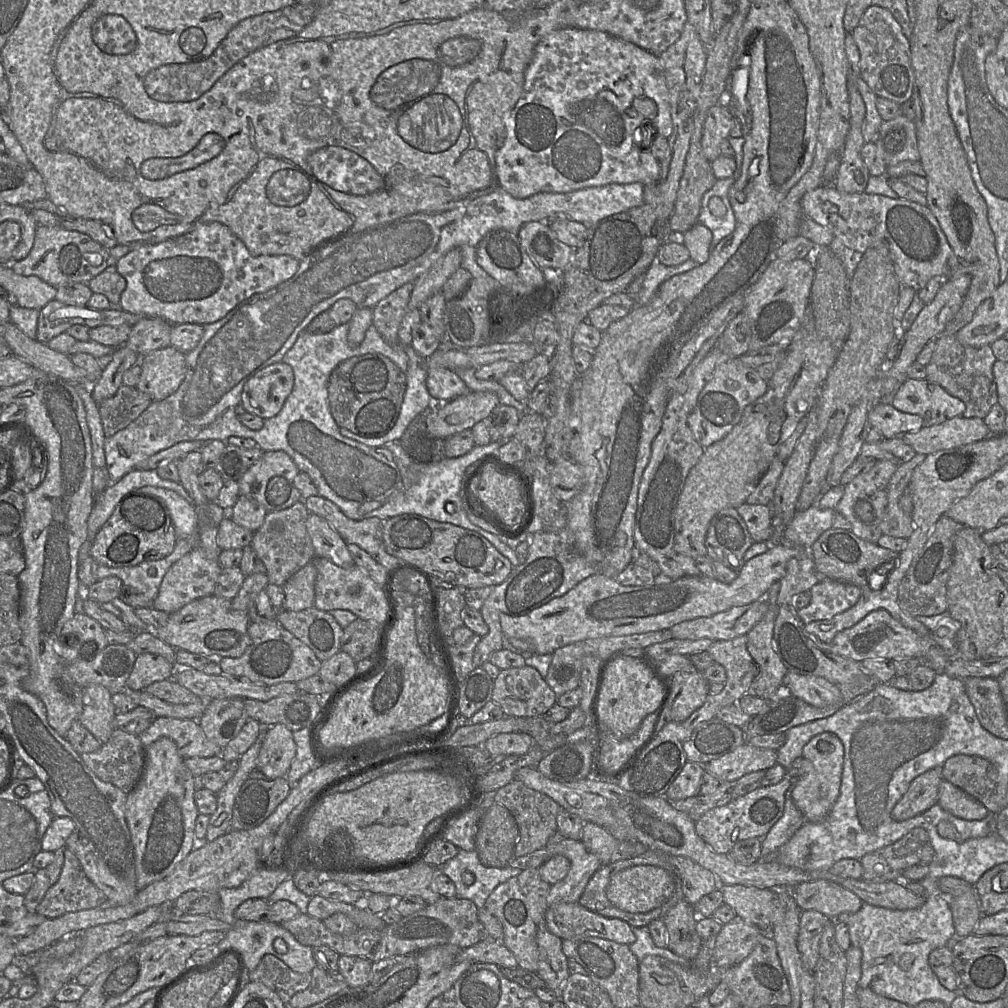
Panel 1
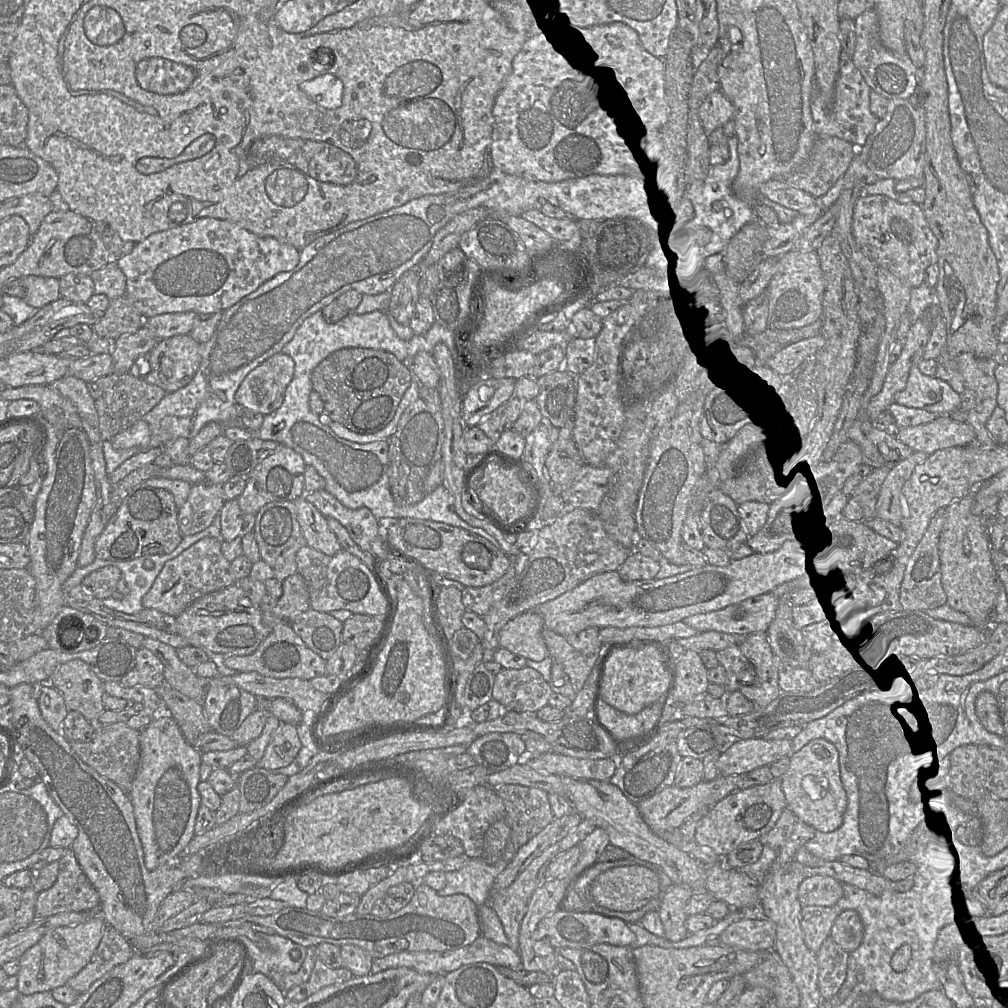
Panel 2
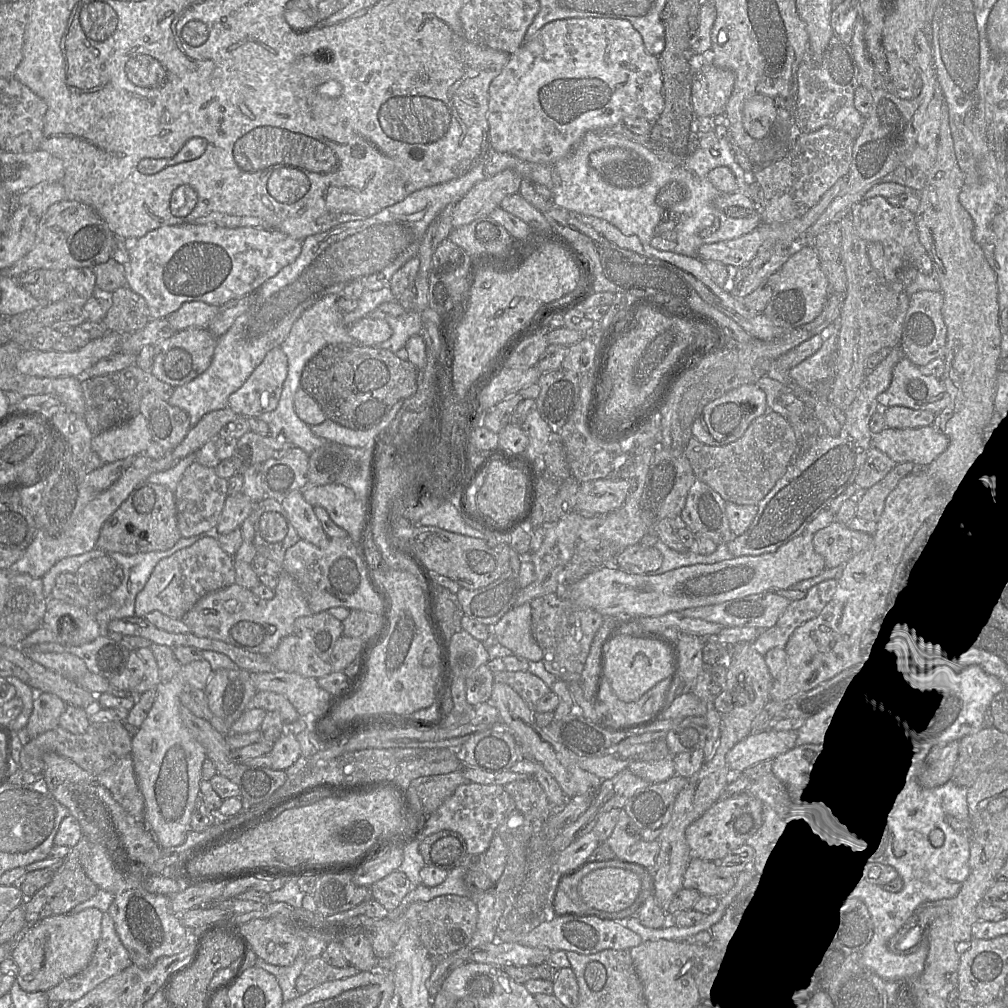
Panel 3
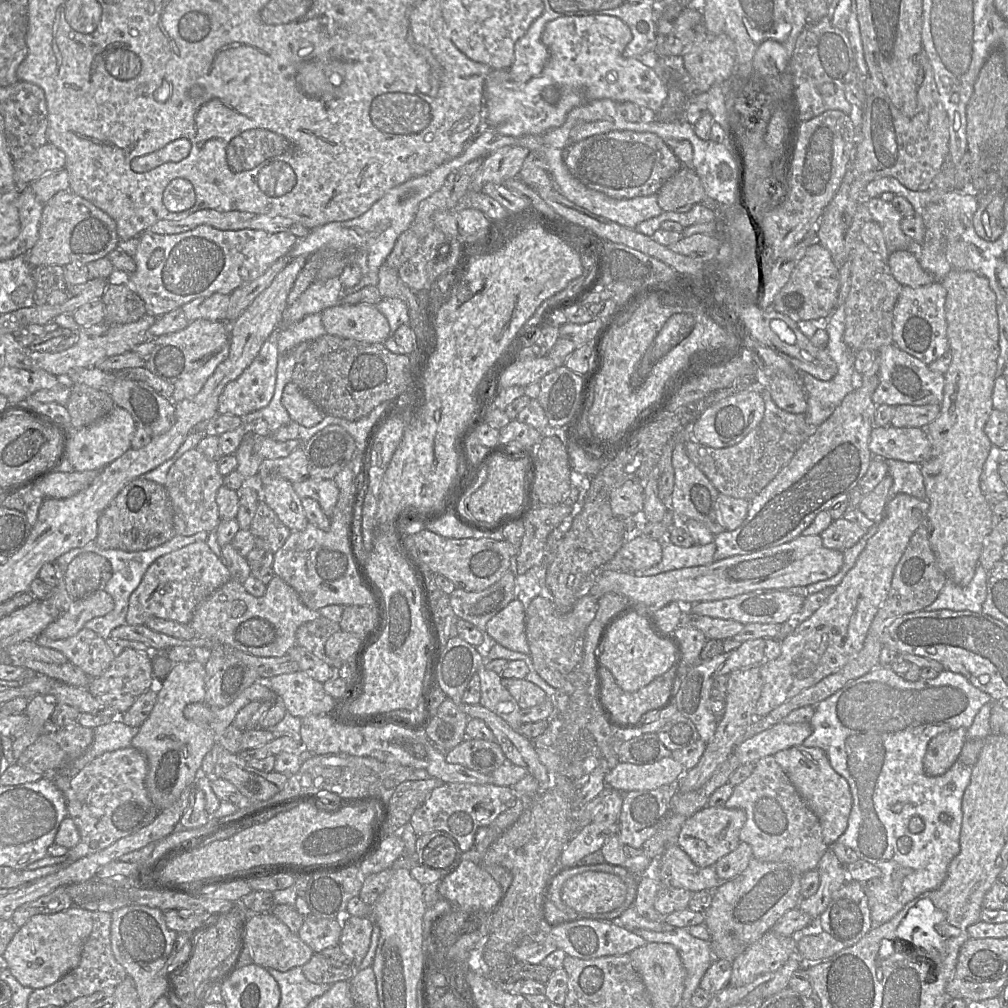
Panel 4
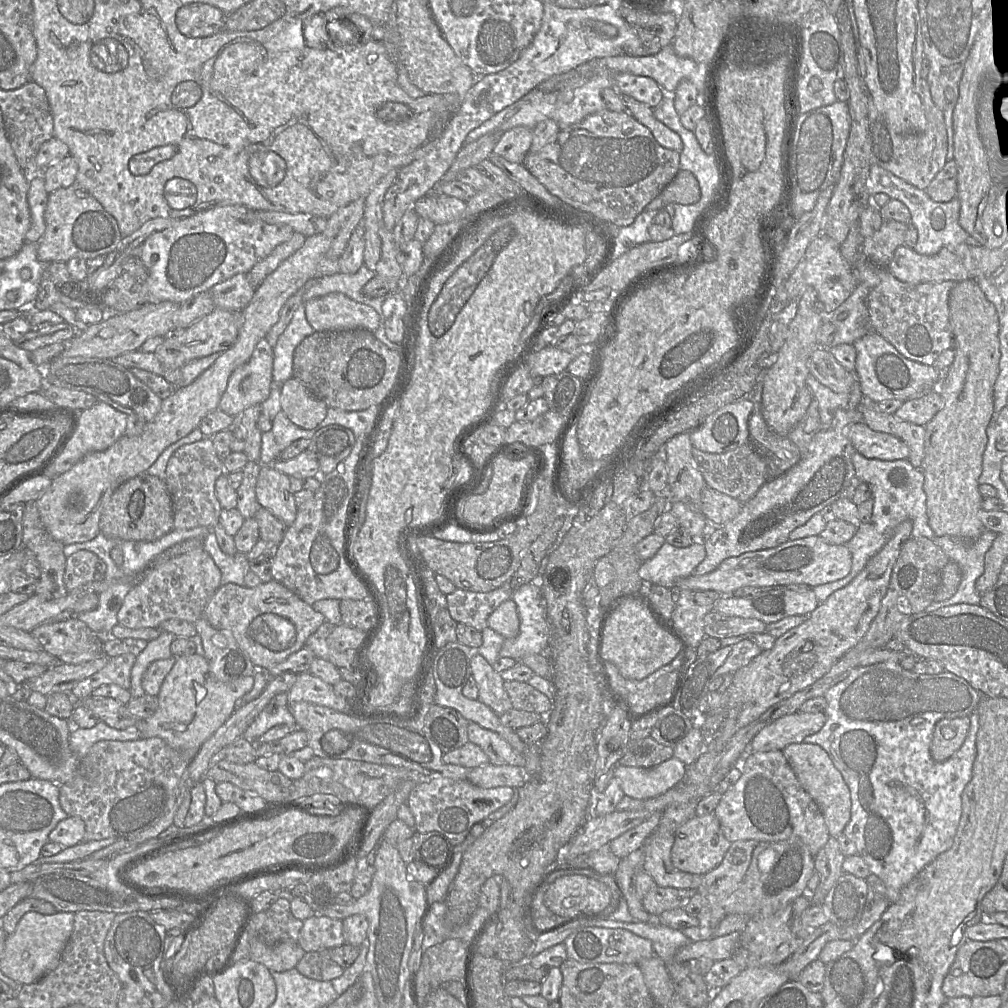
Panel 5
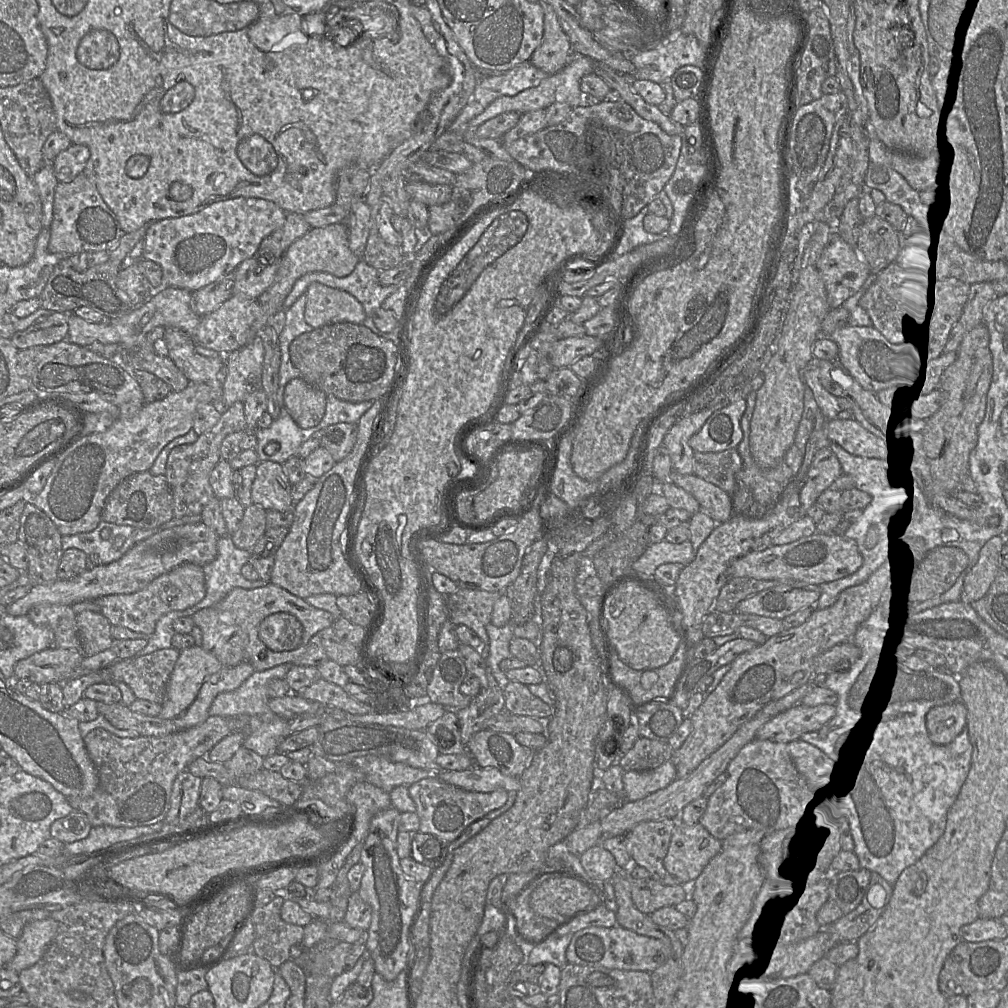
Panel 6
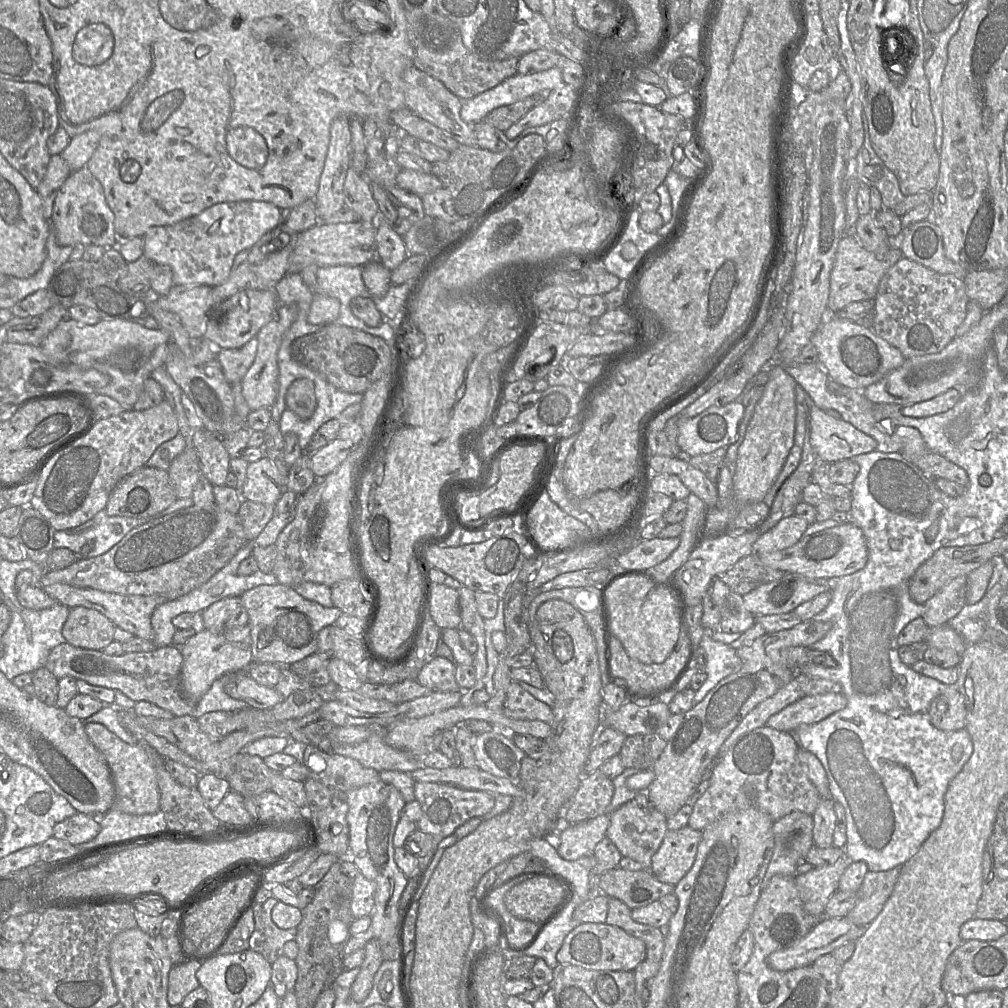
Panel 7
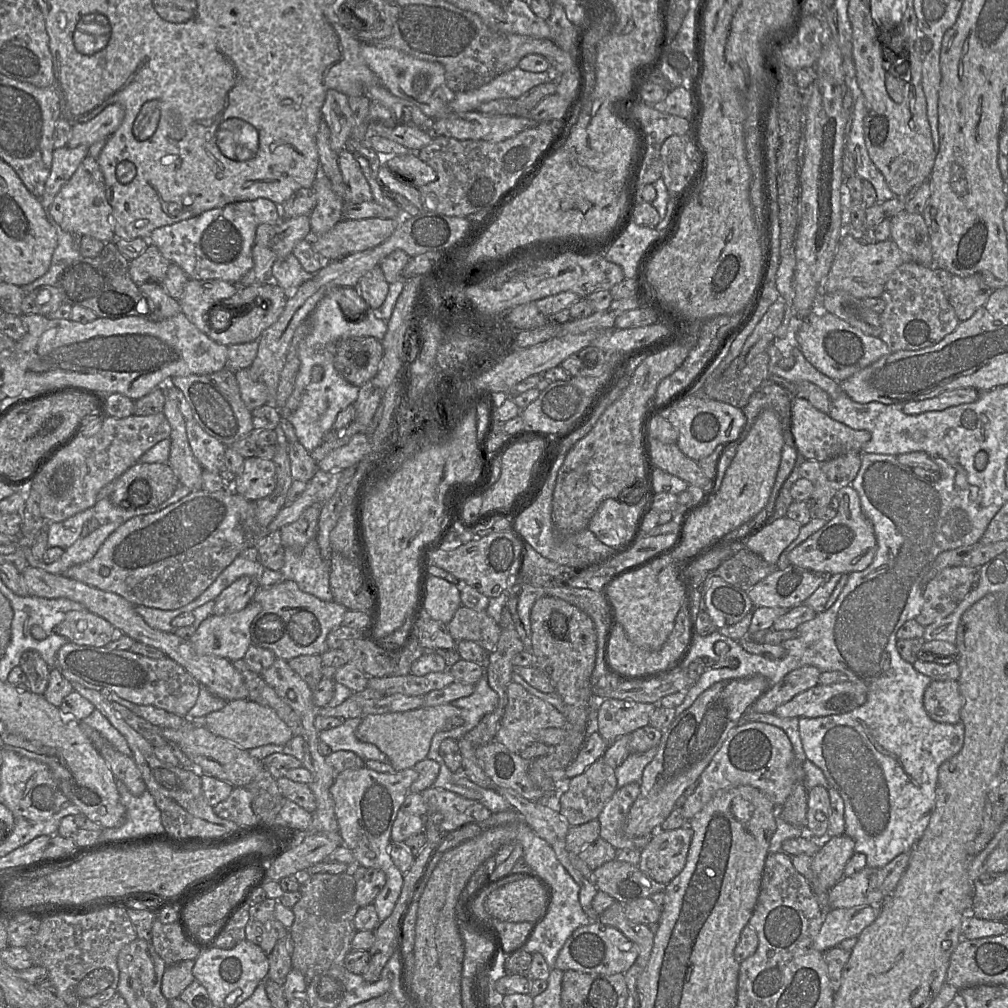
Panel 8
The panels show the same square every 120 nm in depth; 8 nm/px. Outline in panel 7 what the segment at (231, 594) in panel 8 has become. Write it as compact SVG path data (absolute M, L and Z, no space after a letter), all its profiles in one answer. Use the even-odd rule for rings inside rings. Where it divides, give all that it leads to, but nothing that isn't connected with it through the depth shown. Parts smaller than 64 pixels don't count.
M240 597L223 598L202 611L204 628L212 633L248 624L248 613Z

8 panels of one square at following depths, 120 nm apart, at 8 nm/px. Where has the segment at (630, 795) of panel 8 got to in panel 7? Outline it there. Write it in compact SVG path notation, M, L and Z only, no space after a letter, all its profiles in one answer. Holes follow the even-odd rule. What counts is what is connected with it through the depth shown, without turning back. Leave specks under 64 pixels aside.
M638 792L637 796L610 814L610 824L606 832L623 857L629 857L649 870L652 857L660 848L668 832L668 818L657 811L650 803L646 792Z

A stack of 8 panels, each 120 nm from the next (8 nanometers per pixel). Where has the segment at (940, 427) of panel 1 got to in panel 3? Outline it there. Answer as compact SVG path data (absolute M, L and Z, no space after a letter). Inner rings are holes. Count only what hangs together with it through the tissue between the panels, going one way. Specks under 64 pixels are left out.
M933 425L904 429L886 427L871 439L871 446L896 463L912 462L917 467L929 466L948 444L948 437Z

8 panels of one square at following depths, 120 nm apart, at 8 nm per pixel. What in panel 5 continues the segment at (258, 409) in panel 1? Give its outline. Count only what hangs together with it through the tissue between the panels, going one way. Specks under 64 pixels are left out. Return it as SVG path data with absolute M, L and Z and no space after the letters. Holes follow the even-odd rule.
M261 339L247 362L230 375L219 408L237 416L253 405L261 405L270 395L273 386L274 351L268 341Z

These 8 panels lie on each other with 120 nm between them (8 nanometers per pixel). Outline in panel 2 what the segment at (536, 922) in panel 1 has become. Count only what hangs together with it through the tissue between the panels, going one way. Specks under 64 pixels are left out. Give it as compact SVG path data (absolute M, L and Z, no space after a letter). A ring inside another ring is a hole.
M583 819L581 823L574 829L572 829L567 836L565 836L559 842L546 848L541 854L539 854L515 879L515 881L498 893L493 893L489 898L489 904L491 908L498 915L504 932L508 938L508 946L519 953L519 932L521 922L527 912L527 907L533 893L543 884L546 880L546 870L549 864L557 858L559 855L565 853L572 847L578 845L589 834L595 830L596 826L589 820Z

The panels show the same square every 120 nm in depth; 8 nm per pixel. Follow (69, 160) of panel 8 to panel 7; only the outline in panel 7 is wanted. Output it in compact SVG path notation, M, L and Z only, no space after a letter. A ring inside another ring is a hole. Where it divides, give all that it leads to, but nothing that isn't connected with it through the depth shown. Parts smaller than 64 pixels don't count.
M60 154L51 156L44 178L36 189L42 199L44 217L47 221L52 217L57 193L71 173L68 164Z

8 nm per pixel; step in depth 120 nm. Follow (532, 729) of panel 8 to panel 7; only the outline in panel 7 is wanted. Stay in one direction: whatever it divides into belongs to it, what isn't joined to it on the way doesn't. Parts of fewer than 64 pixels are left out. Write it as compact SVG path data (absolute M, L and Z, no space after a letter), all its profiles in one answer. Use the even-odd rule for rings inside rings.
M517 681L509 685L503 713L511 719L541 720L549 724L554 719L553 709L534 698Z

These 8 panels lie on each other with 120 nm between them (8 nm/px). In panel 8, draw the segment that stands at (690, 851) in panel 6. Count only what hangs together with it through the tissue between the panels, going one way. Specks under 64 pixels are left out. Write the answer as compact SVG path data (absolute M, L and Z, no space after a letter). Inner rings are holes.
M685 825L671 831L658 830L641 850L638 868L651 879L668 884L686 865L693 830Z

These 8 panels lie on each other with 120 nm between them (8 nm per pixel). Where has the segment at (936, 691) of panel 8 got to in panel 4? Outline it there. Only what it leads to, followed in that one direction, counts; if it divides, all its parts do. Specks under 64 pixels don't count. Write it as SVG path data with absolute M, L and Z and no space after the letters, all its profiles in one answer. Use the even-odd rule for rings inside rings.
M958 728L935 736L928 743L924 756L924 771L929 776L940 776L958 760L967 739L967 729Z

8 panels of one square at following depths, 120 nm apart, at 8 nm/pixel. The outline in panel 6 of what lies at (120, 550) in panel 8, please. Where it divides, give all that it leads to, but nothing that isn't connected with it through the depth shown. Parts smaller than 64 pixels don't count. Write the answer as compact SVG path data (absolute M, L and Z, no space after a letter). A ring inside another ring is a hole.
M203 522L161 529L136 543L116 561L86 569L70 579L58 578L52 583L33 585L26 596L7 606L6 612L13 616L23 616L27 615L34 605L41 603L72 606L84 601L95 601L102 596L138 592L155 578L181 564L192 563L203 568L216 558L219 538L218 534Z

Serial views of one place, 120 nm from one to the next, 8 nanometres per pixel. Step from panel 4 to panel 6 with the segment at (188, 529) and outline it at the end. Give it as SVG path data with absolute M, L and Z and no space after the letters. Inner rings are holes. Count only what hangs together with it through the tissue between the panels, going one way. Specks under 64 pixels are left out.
M237 401L230 407L223 408L219 421L210 430L199 435L194 443L183 444L171 450L166 463L165 477L173 496L175 519L201 514L203 508L215 496L209 478L221 459L222 441L233 432L245 430L247 430L247 422L244 415L244 403Z

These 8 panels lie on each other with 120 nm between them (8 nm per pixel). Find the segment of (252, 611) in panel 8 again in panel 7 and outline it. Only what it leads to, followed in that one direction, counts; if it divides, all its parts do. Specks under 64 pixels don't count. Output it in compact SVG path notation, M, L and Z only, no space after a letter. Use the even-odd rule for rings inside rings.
M248 624L219 633L212 633L206 629L196 633L180 647L183 657L181 669L183 696L197 704L216 679L228 673L247 671L252 663L251 645Z

